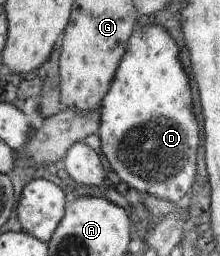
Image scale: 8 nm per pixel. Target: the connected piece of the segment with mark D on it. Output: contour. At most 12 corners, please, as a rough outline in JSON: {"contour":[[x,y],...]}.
{"contour":[[135,28],[101,101],[128,187],[182,205],[200,131],[176,40]]}

